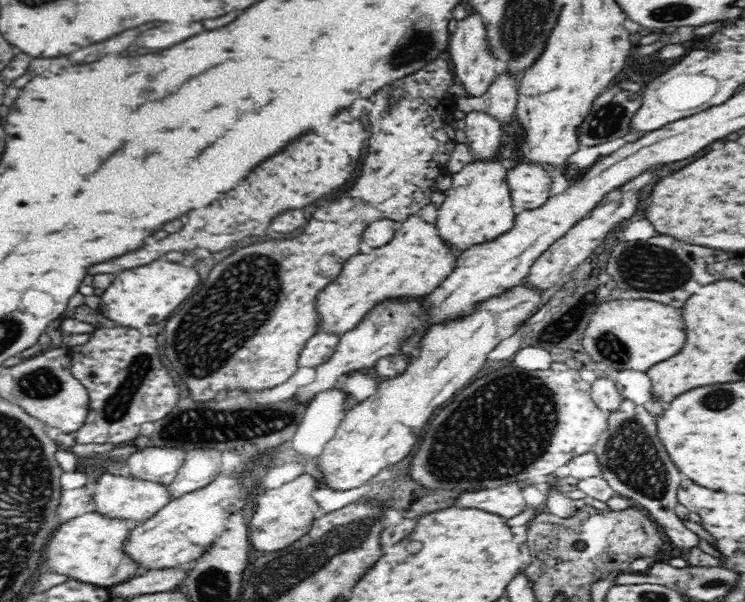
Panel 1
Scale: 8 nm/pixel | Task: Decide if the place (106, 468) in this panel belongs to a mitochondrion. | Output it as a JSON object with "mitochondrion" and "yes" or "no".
{"mitochondrion":"no"}

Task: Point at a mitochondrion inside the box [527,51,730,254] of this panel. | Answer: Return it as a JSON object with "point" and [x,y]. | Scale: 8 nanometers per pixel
{"point":[607,120]}

